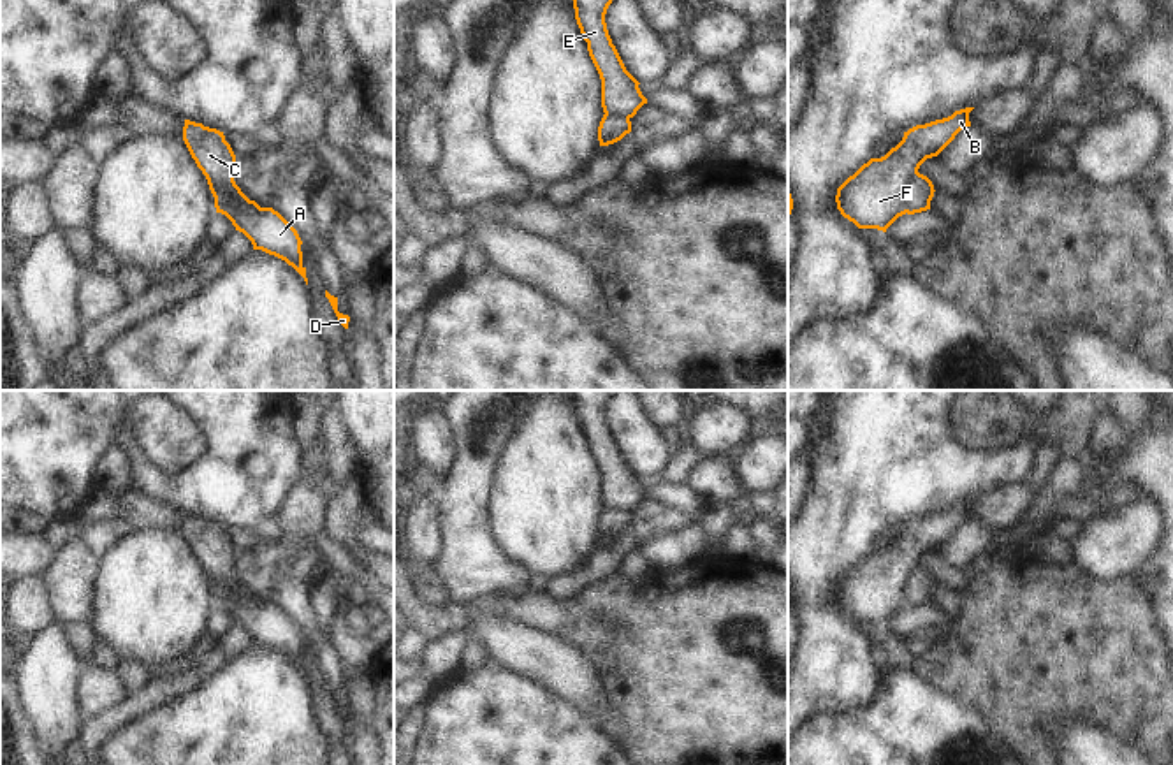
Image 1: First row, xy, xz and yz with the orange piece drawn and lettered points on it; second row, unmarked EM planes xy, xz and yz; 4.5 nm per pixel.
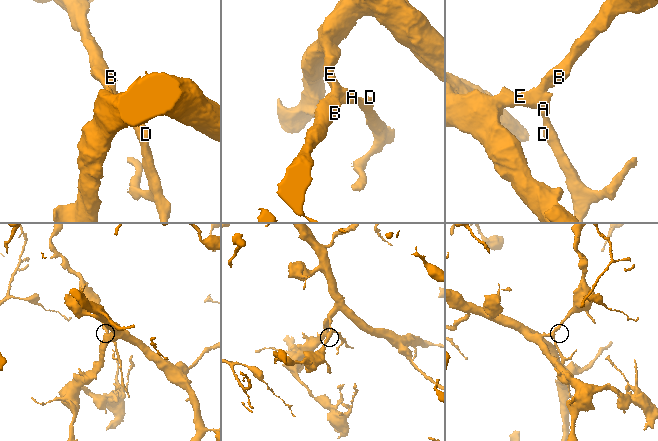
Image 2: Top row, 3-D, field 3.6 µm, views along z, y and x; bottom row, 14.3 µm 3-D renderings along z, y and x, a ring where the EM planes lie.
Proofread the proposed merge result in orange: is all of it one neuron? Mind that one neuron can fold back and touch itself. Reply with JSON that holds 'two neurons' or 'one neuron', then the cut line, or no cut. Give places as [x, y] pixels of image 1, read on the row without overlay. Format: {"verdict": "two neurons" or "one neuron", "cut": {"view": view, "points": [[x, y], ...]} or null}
{"verdict": "two neurons", "cut": {"view": "yz", "points": [[917, 565], [906, 582], [904, 605]]}}

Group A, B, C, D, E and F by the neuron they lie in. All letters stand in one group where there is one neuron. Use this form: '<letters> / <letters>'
A D / B C E F

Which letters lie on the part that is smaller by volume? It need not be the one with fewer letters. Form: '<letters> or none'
A, D

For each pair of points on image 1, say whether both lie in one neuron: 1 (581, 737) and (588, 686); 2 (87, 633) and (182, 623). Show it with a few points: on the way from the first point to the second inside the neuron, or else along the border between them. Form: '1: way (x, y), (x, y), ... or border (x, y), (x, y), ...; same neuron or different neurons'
1: border (549, 692), (591, 720); different neurons
2: border (88, 625), (95, 635); different neurons

